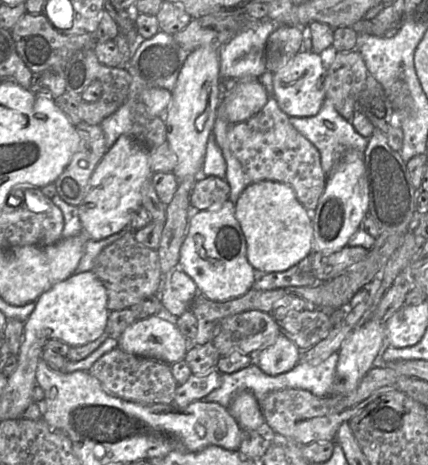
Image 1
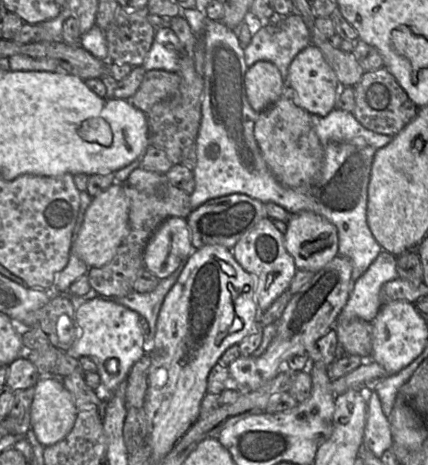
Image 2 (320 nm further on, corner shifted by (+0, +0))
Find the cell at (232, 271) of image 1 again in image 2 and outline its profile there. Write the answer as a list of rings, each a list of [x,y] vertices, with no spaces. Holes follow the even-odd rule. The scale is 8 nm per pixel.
[[[271,219],[260,220],[243,235],[231,249],[231,252],[241,267],[256,277],[255,299],[262,312],[267,310],[283,292],[289,289],[297,268],[293,257],[285,247],[284,235],[277,229]]]

